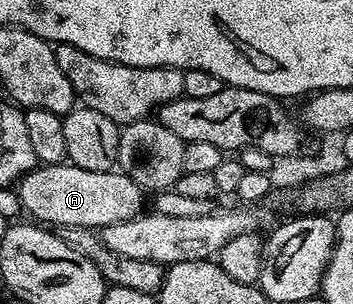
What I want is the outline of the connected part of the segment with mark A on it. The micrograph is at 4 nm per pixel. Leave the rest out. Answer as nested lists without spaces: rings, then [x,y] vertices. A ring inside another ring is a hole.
[[[70,162],[35,167],[19,181],[17,191],[22,211],[43,226],[85,226],[102,230],[113,222],[128,220],[144,211],[144,189],[132,184],[122,172],[81,170],[81,166]]]

